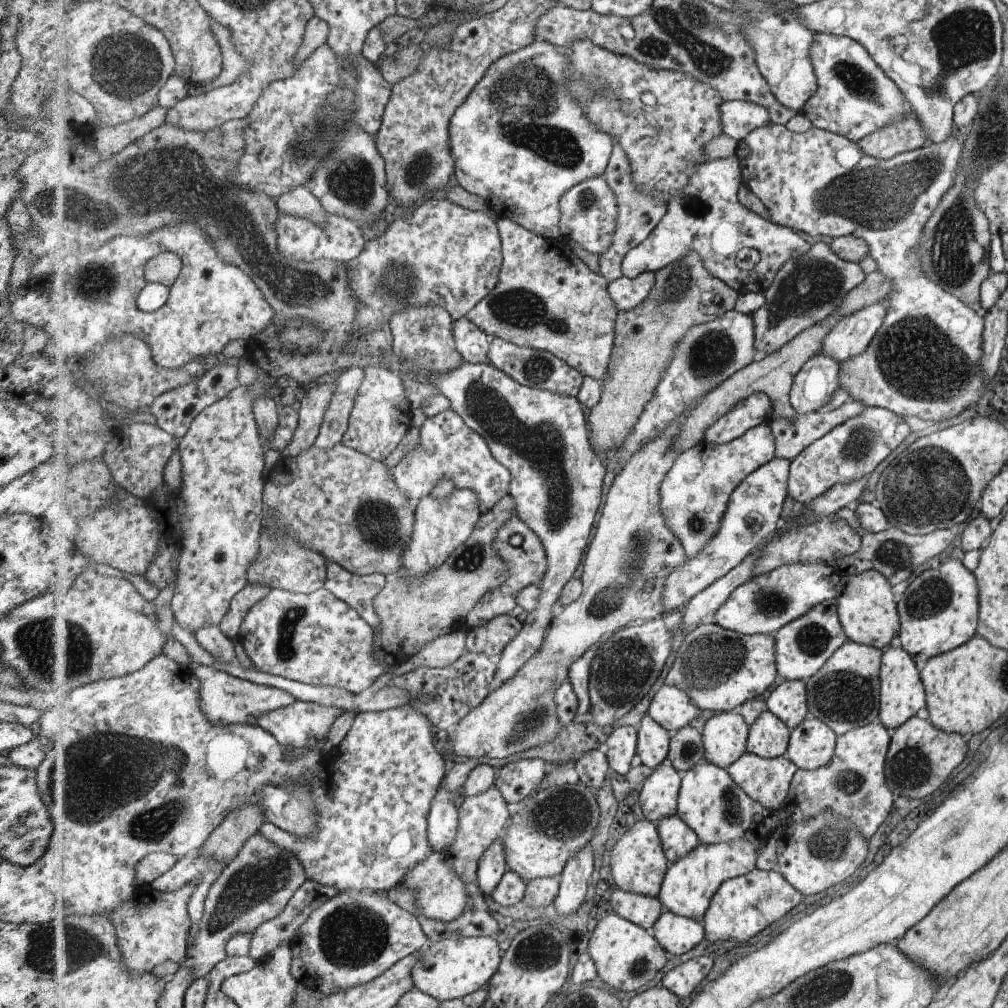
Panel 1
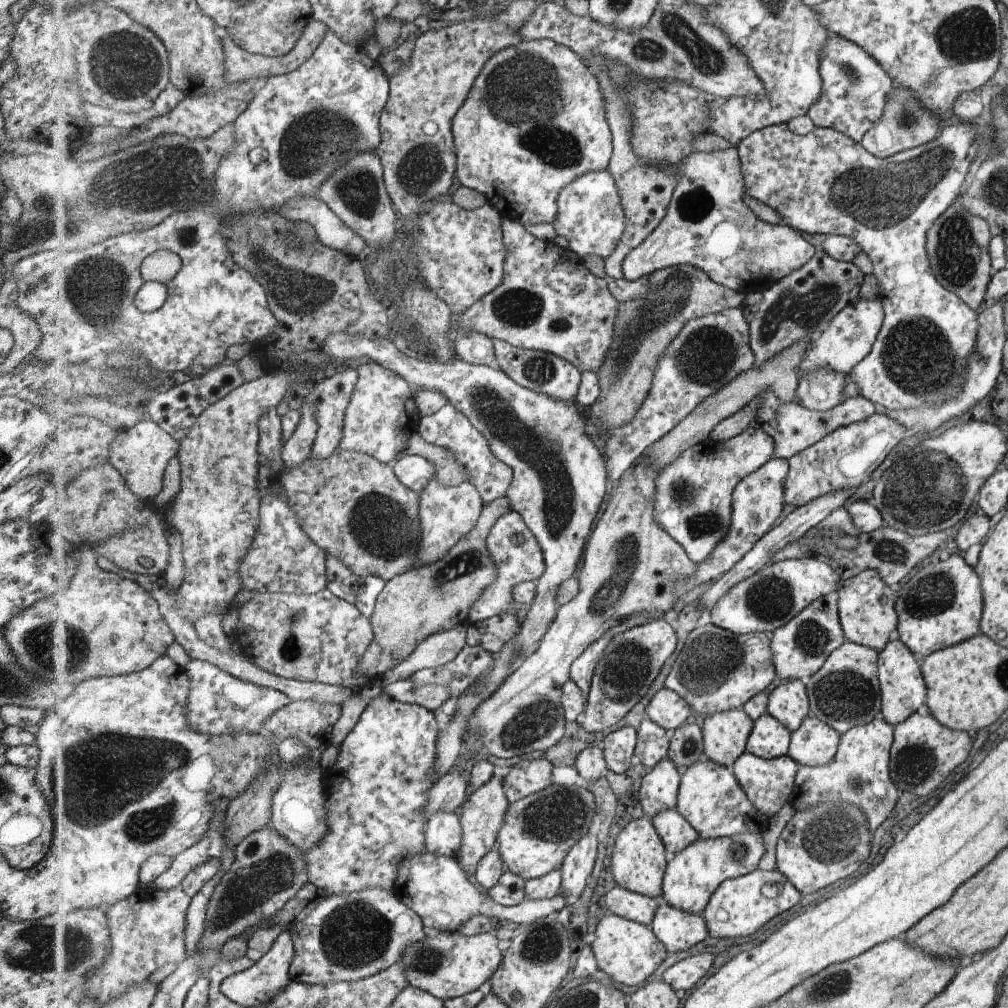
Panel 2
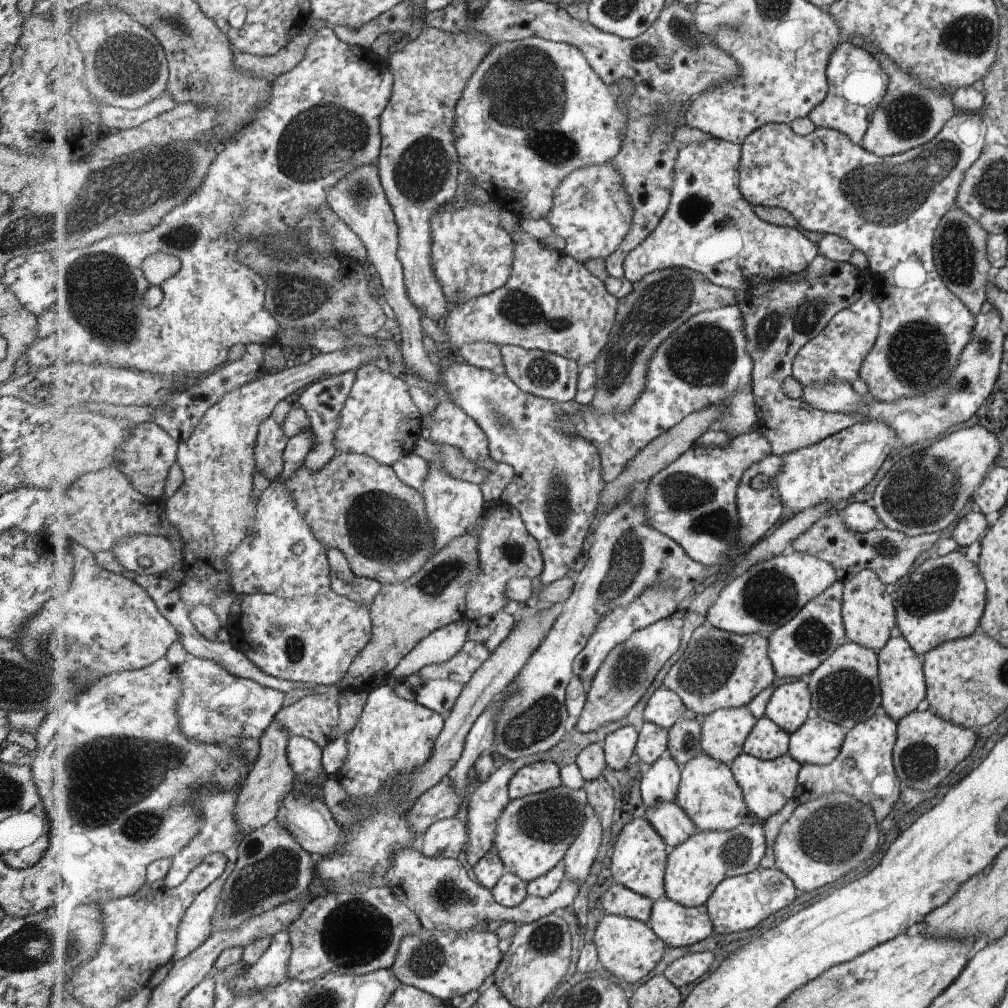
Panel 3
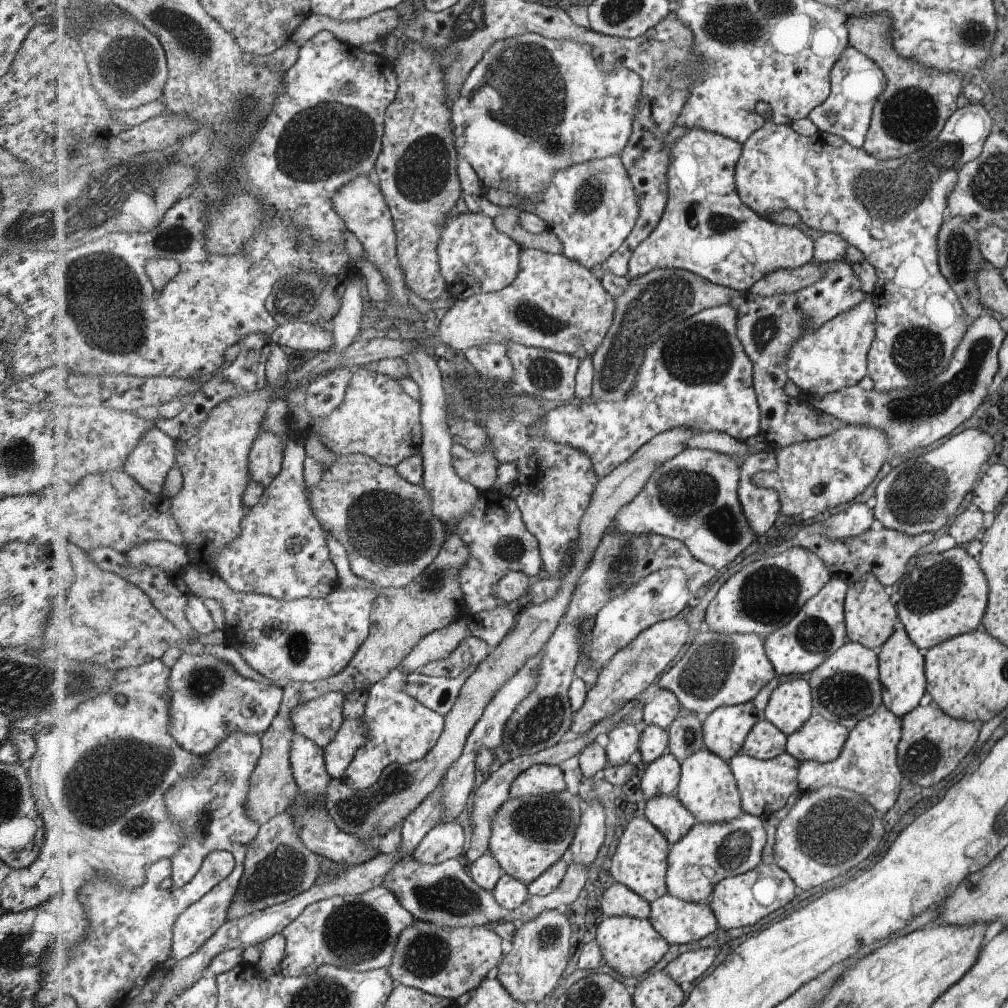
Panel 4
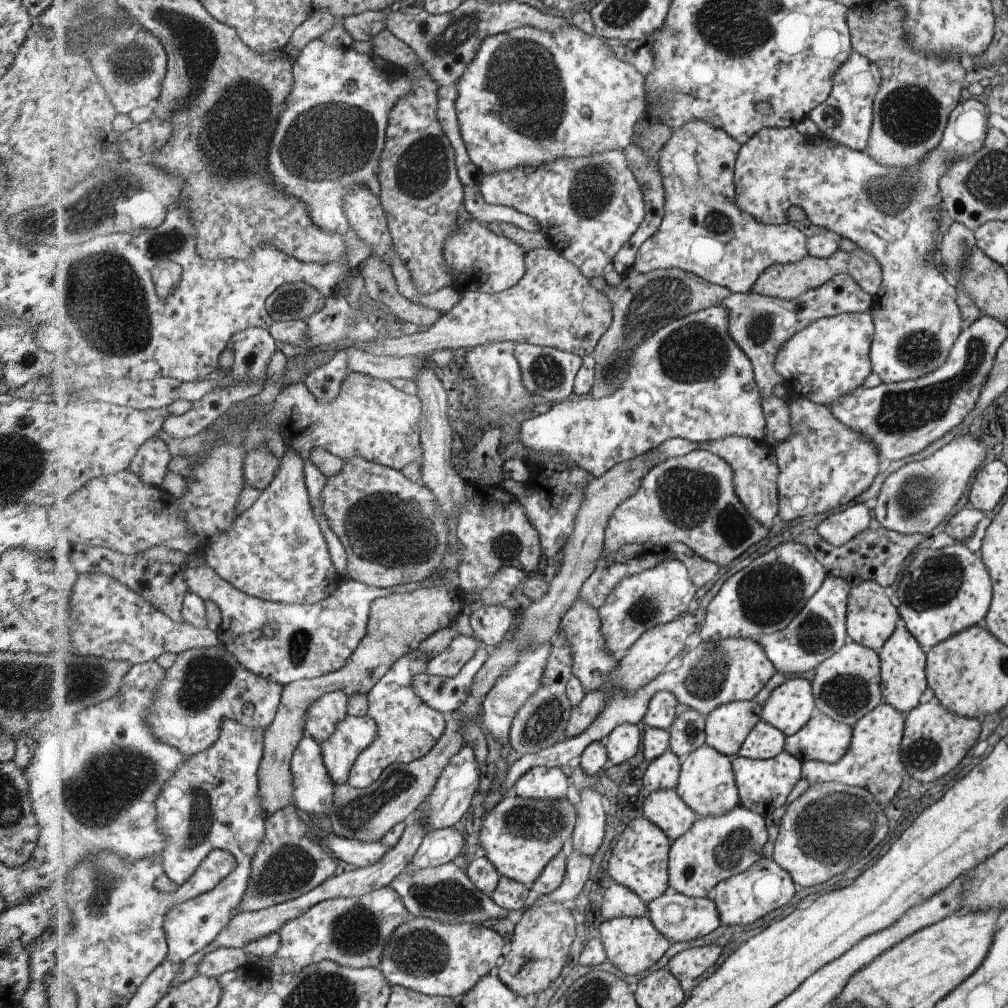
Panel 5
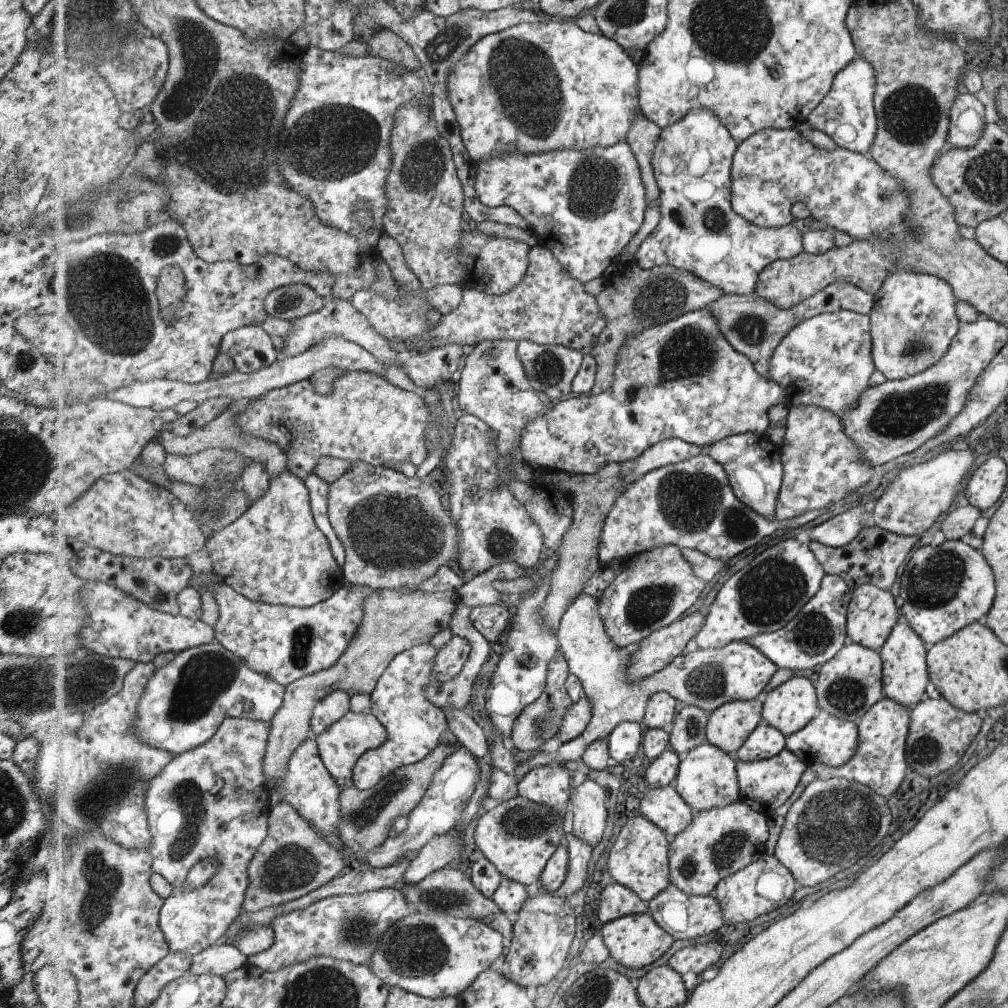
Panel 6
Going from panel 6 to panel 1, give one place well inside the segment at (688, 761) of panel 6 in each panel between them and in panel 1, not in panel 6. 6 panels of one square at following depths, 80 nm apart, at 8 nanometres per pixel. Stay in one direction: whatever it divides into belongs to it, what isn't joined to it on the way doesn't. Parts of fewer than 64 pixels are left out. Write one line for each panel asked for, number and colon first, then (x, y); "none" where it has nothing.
1: (710, 801)
2: (710, 797)
3: (709, 793)
4: (708, 789)
5: (707, 783)

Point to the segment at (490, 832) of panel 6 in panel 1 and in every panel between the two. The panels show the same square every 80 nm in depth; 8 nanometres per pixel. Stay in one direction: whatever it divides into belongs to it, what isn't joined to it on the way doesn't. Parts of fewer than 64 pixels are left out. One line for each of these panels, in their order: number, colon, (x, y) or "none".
1: (554, 824)
2: (539, 831)
3: (535, 833)
4: (530, 834)
5: (521, 836)

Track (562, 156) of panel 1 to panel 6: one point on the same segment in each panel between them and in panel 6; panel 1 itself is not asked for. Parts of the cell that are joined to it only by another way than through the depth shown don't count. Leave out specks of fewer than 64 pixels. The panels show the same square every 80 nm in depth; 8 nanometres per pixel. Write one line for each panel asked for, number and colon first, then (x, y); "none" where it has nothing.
2: (536, 119)
3: (535, 111)
4: (532, 106)
5: (530, 97)
6: (537, 87)

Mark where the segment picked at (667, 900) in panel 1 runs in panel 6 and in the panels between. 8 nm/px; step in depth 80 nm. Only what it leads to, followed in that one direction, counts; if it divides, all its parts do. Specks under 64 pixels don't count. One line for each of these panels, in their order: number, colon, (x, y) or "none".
2: (692, 877)
3: (695, 869)
4: (711, 852)
5: (716, 848)
6: (720, 842)

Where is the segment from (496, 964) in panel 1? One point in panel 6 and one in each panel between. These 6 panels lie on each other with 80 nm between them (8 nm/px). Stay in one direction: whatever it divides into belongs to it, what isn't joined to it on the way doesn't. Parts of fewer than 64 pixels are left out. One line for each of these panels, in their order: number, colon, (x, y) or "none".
2: (449, 965)
3: (447, 964)
4: (448, 962)
5: (438, 959)
6: (439, 955)

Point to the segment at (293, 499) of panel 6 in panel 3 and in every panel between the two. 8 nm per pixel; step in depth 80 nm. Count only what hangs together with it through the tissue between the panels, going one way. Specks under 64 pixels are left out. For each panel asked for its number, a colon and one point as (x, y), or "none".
3: (283, 556)
4: (283, 551)
5: (277, 551)

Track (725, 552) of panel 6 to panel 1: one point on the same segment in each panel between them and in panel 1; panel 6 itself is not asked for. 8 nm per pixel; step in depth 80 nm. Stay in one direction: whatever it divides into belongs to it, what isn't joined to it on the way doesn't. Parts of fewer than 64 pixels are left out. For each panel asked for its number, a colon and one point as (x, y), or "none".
1: (696, 495)
2: (694, 502)
3: (694, 501)
4: (692, 498)
5: (691, 499)

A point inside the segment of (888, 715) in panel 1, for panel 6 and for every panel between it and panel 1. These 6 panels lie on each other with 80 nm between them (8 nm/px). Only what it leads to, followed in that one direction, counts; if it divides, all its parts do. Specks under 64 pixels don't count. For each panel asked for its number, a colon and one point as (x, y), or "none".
2: (903, 692)
3: (902, 684)
4: (901, 667)
5: (903, 682)
6: (904, 677)

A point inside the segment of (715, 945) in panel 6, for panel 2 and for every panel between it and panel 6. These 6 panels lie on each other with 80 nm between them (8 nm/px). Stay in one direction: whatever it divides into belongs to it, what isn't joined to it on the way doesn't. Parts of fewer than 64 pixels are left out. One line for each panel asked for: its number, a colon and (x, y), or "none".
2: (684, 975)
3: (685, 971)
4: (690, 966)
5: (694, 962)

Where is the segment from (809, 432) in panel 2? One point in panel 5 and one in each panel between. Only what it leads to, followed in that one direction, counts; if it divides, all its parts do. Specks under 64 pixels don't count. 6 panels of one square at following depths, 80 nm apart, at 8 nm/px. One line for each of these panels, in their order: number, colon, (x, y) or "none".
3: (778, 326)
4: (770, 327)
5: (761, 325)

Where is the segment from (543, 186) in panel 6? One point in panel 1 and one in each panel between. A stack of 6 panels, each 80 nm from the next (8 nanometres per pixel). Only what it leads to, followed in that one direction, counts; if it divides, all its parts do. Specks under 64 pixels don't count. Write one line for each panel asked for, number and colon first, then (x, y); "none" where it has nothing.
1: (590, 211)
2: (591, 216)
3: (592, 212)
4: (592, 207)
5: (589, 207)

